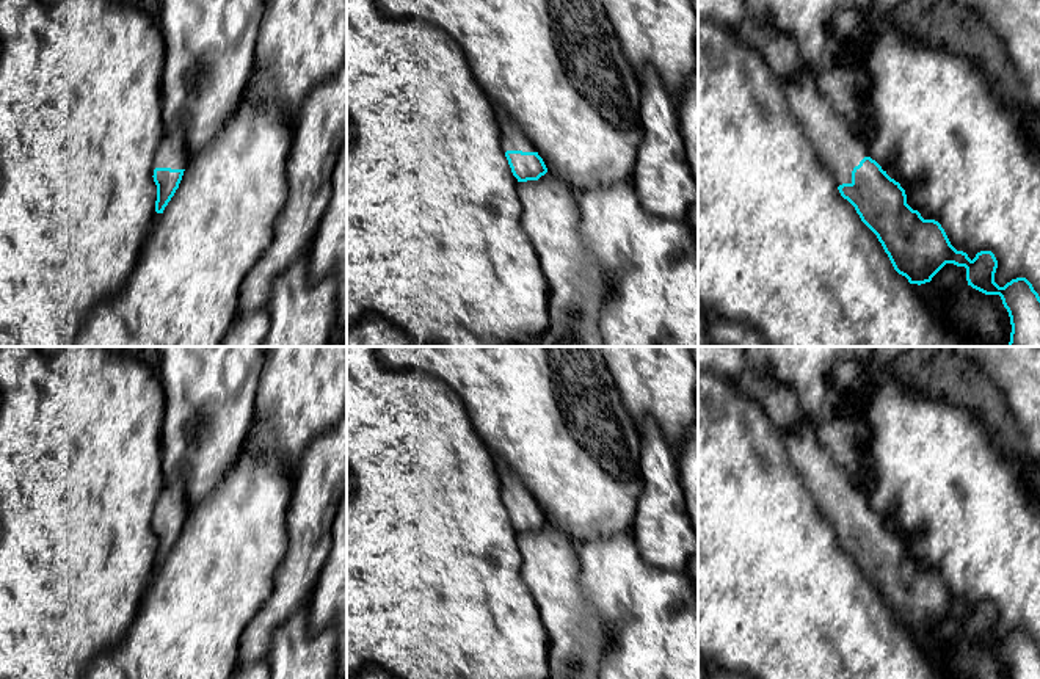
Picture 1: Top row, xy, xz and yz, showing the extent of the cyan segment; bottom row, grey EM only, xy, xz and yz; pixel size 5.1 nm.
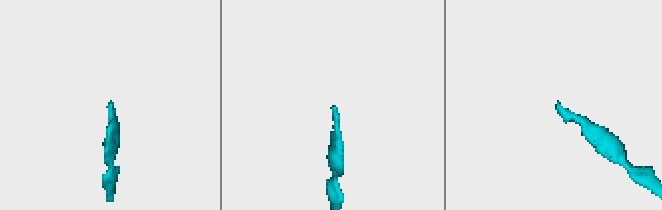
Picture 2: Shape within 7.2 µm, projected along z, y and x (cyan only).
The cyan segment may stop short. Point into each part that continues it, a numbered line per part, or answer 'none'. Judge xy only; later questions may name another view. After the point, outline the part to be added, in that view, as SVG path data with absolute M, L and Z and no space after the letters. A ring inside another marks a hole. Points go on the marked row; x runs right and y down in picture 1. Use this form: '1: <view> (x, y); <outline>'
1: xy (173, 152); M180 122L165 127L165 135L154 155L152 176L155 168L185 169L188 160L190 151L184 138Z

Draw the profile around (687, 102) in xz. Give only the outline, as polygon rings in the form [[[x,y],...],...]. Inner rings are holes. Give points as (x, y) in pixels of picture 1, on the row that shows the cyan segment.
[[[698,71],[690,77],[690,83],[678,97],[676,108],[687,163],[698,188]]]

